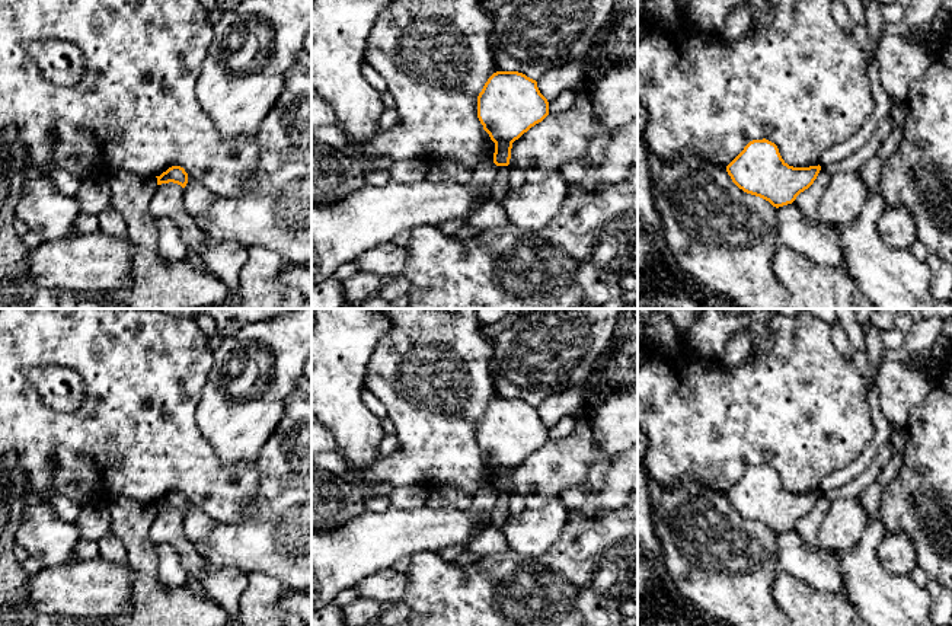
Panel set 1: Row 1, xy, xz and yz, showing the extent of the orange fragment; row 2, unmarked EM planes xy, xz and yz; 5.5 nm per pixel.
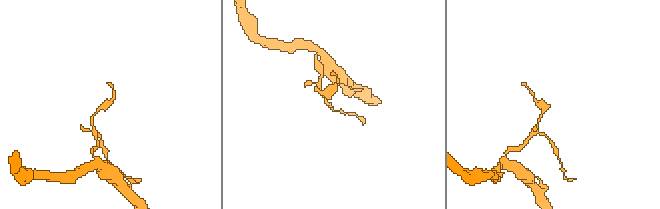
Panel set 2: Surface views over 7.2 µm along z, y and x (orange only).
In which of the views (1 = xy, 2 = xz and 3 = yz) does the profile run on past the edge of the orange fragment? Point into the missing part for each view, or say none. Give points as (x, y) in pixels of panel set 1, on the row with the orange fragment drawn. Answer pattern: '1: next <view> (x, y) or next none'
1: next none
2: next none
3: next none

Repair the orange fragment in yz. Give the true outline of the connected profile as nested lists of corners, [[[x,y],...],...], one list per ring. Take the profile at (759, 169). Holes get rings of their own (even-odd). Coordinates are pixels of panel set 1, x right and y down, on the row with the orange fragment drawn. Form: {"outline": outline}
{"outline": [[[750,141],[726,166],[732,182],[747,194],[760,197],[779,208],[792,204],[817,179],[821,166],[793,167],[780,156],[774,143]]]}

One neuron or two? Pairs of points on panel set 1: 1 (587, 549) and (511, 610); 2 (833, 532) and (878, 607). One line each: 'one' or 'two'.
1: one
2: two

